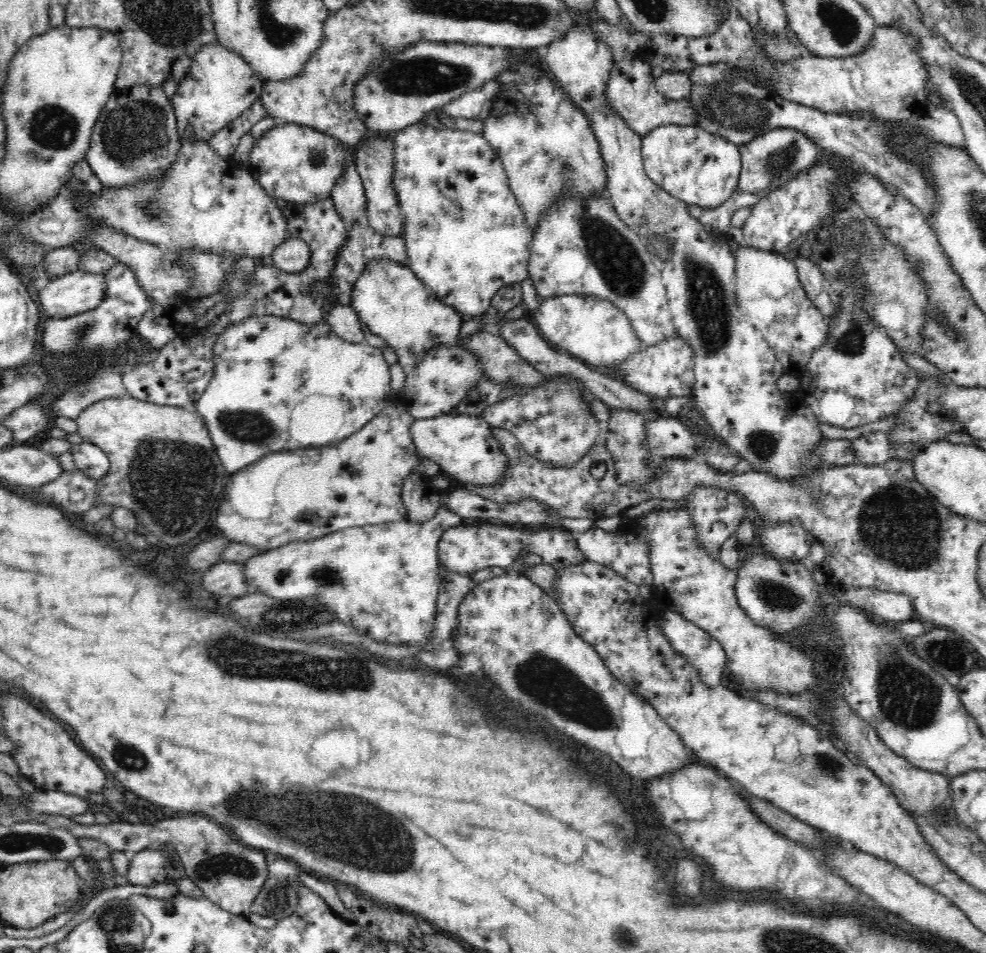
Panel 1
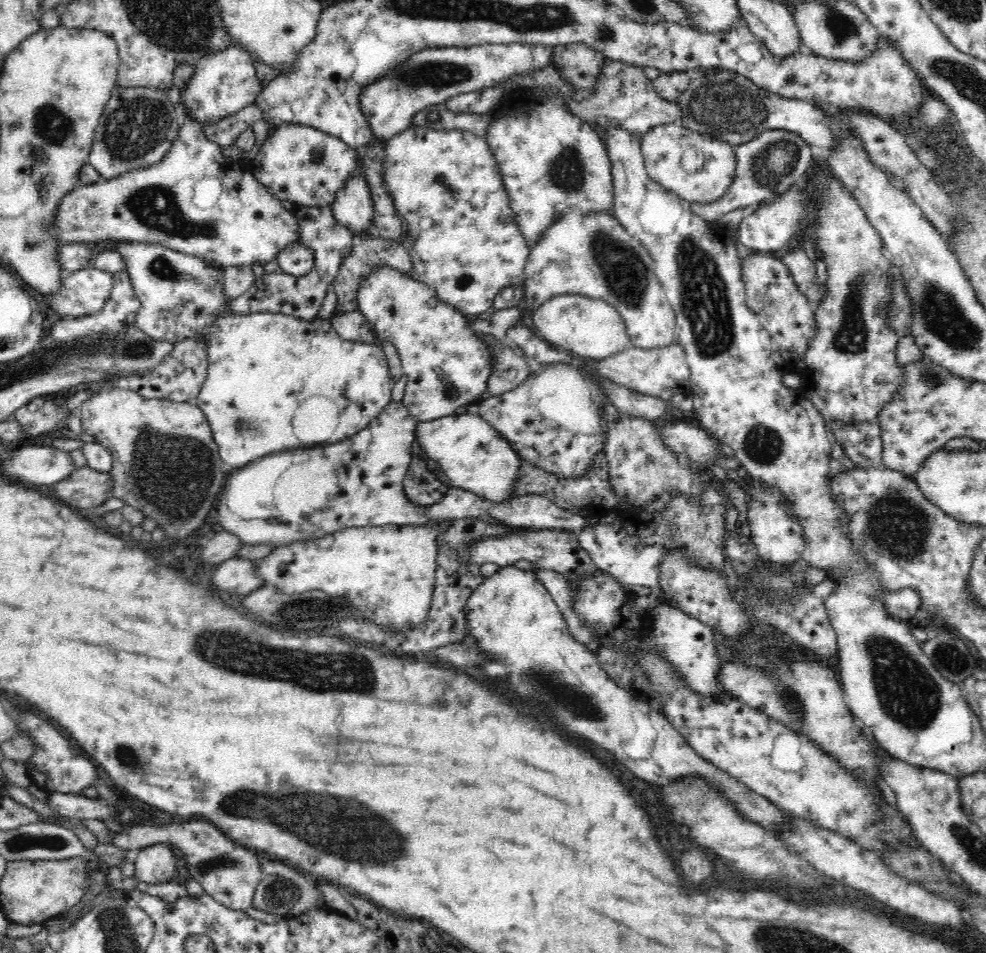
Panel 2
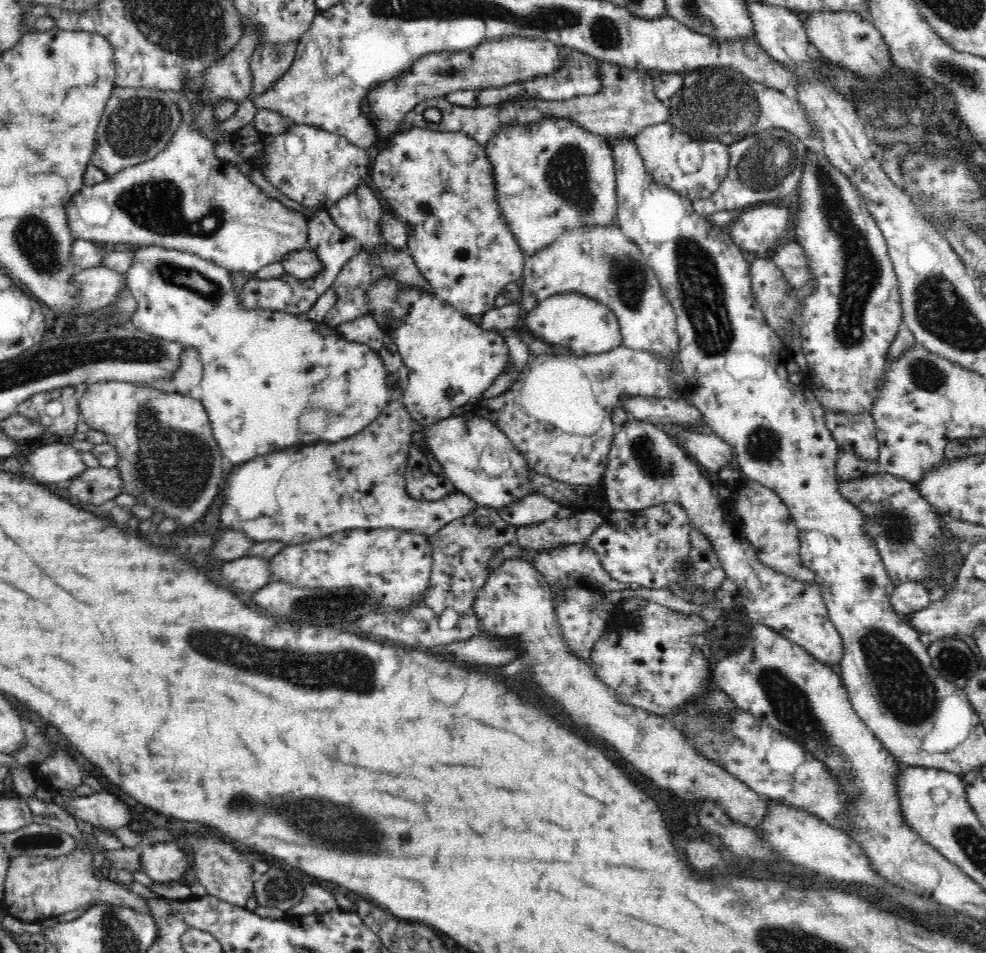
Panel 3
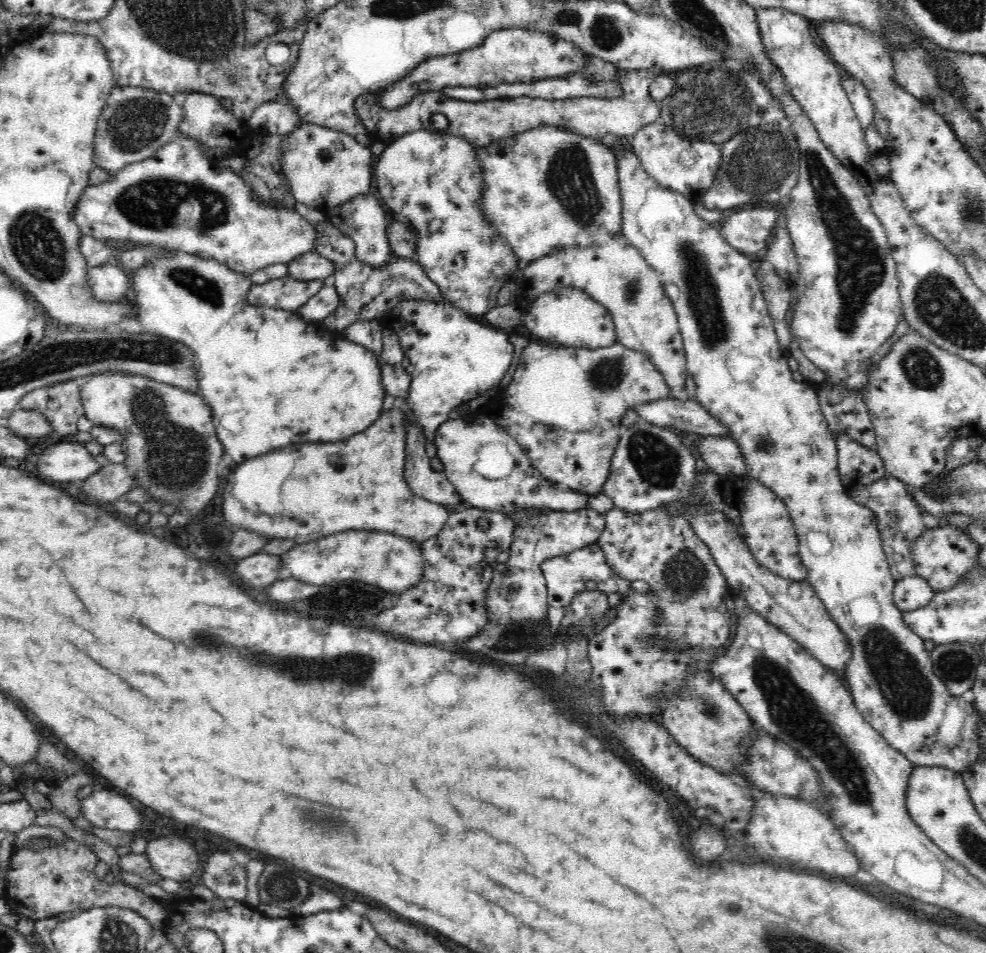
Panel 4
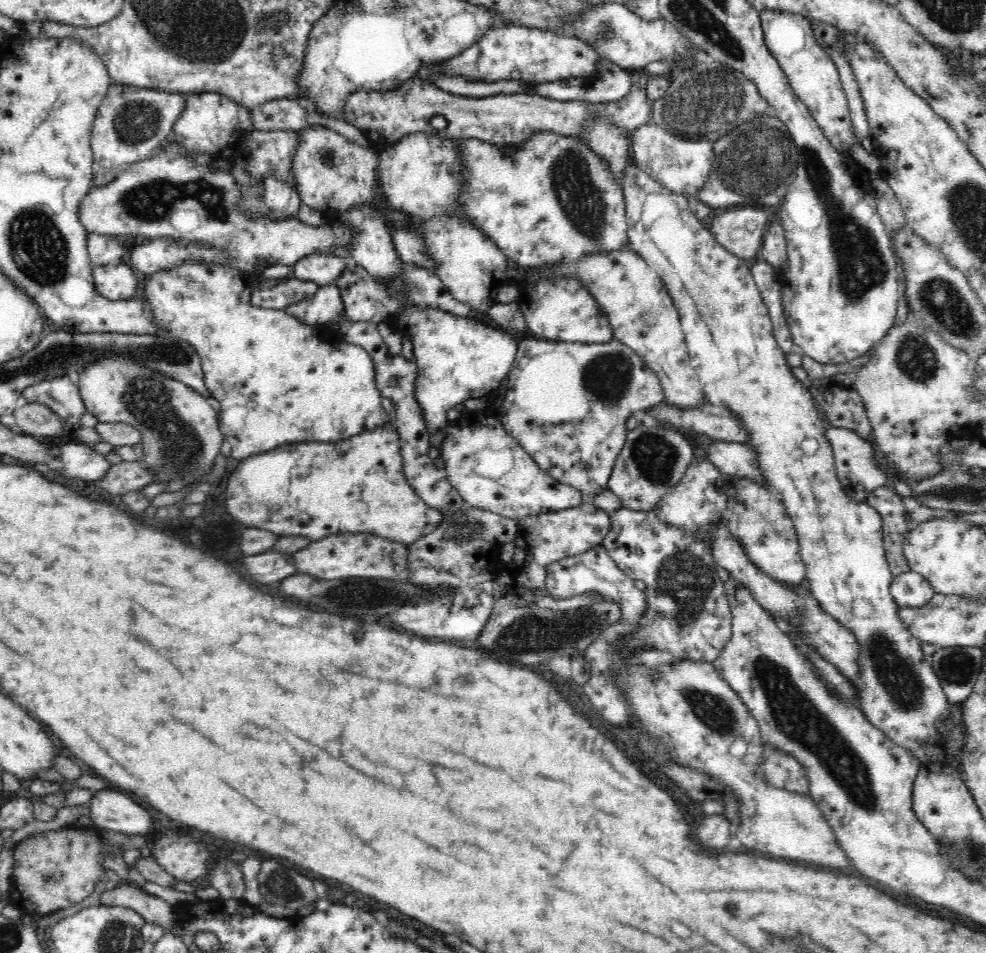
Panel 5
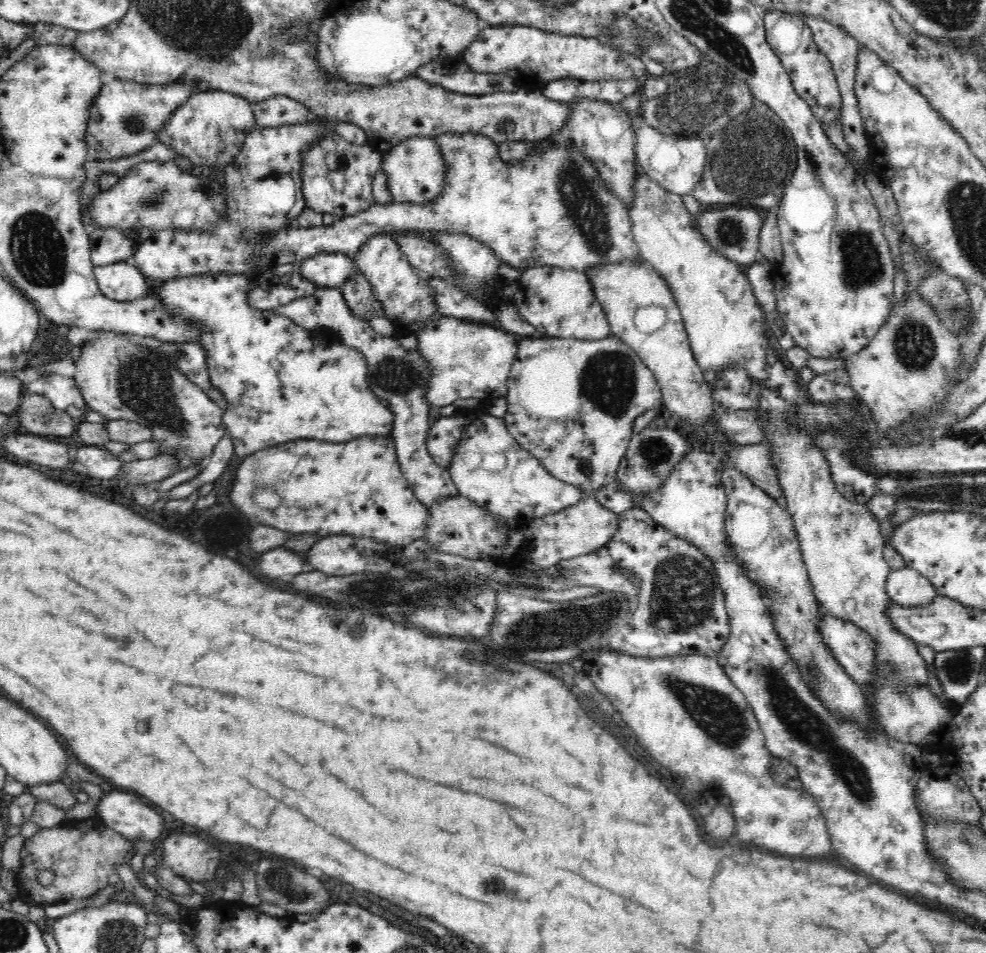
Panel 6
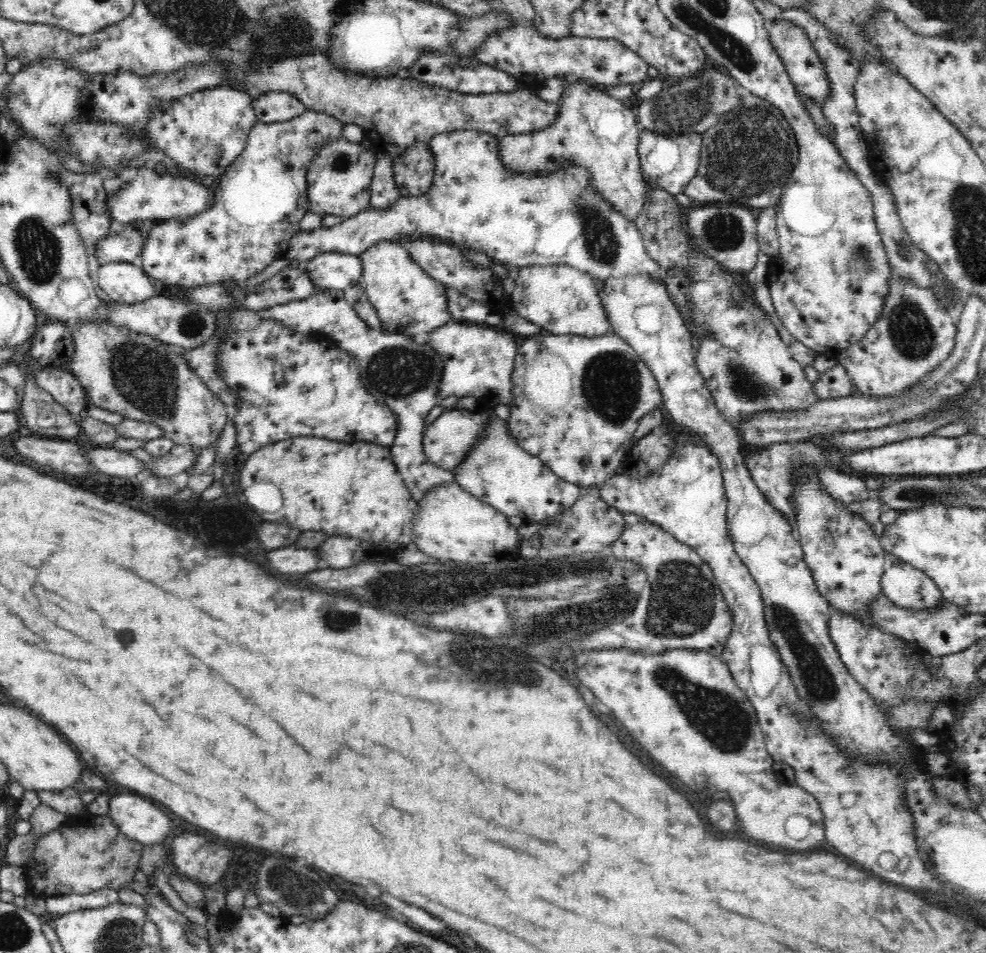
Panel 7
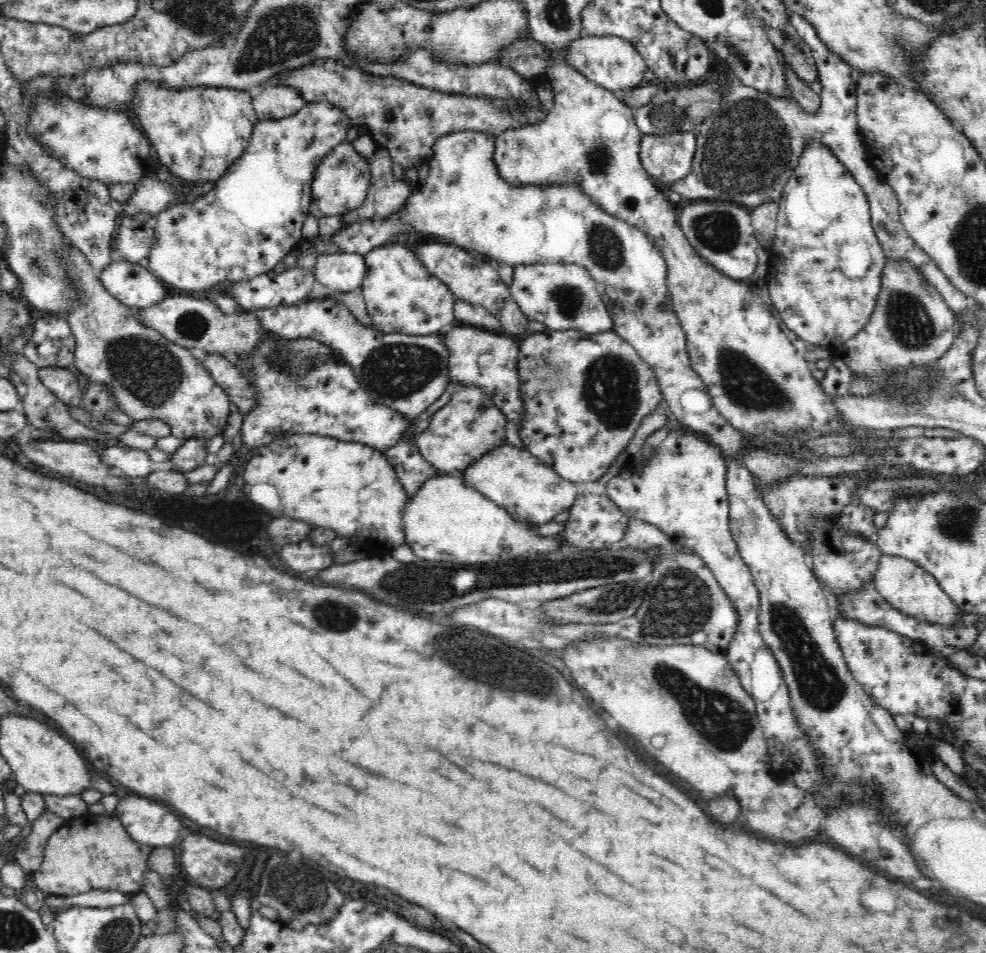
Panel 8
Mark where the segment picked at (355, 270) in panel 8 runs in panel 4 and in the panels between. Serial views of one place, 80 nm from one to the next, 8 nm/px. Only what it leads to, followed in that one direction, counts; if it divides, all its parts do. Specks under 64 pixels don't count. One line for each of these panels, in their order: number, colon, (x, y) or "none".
4: (310, 266)
5: (323, 269)
6: (330, 270)
7: (337, 271)

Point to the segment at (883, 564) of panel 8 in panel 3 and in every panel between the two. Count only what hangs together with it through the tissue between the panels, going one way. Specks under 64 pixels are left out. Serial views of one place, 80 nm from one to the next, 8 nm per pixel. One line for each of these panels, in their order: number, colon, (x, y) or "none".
3: (909, 597)
4: (911, 593)
5: (910, 590)
6: (907, 587)
7: (904, 585)

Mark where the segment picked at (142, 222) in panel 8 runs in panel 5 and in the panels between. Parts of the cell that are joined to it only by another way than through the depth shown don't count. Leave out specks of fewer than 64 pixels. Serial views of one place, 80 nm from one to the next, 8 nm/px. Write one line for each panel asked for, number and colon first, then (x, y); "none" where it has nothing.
5: (103, 250)
6: (110, 246)
7: (122, 243)

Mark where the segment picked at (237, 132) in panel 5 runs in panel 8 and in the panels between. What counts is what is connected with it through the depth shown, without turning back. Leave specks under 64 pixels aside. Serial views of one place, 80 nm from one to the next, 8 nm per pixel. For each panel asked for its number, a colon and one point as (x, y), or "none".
6: (209, 129)
7: (204, 132)
8: (196, 147)

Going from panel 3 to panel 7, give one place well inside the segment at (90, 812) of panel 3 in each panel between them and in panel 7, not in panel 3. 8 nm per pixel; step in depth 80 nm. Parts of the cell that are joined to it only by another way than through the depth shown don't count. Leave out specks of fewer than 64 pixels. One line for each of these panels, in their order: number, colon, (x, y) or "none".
4: (104, 809)
5: (110, 810)
6: (125, 814)
7: (139, 820)

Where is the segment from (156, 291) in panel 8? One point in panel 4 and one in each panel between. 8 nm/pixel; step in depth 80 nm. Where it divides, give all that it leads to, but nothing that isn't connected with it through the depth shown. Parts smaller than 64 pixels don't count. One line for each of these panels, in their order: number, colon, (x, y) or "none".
4: (109, 283)
5: (120, 282)
6: (120, 282)
7: (122, 282)

